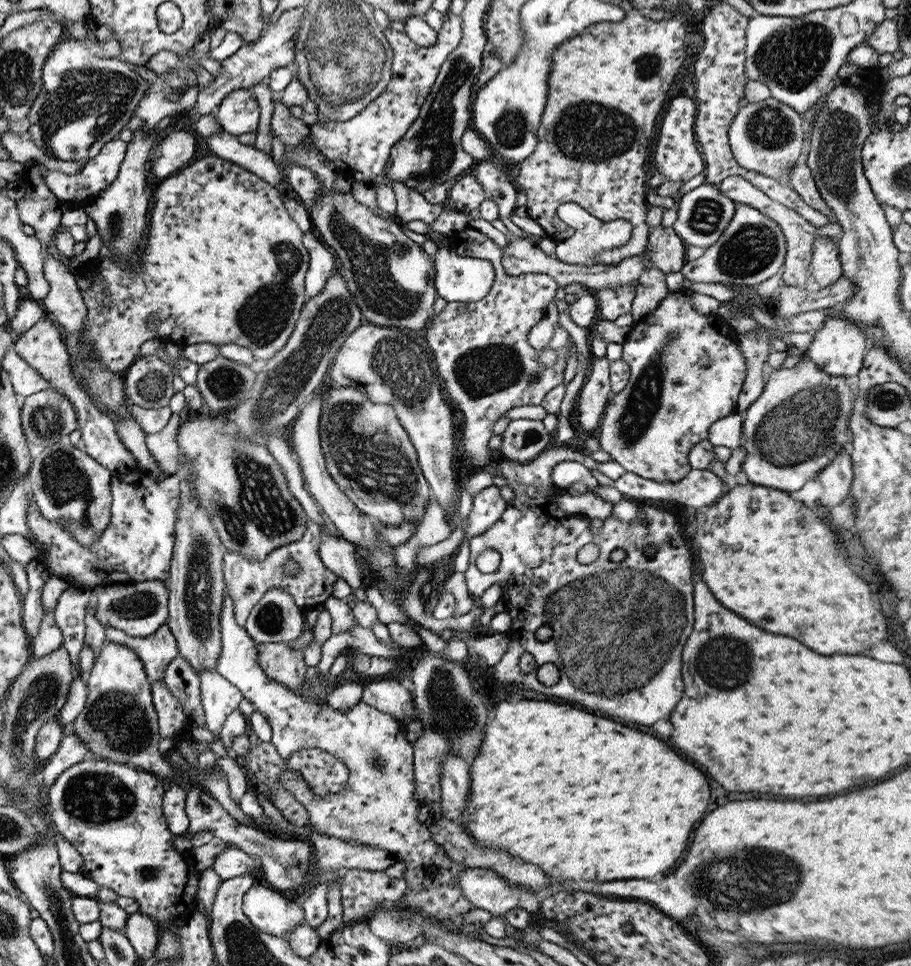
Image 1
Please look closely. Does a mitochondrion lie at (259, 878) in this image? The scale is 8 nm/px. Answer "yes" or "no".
no

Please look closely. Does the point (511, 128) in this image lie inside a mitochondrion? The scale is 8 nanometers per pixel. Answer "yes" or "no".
yes

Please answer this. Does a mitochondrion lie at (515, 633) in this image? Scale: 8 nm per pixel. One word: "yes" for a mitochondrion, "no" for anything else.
no

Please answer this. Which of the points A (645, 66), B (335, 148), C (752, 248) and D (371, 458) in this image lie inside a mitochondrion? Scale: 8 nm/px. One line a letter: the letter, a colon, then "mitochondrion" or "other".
A: mitochondrion
B: other
C: mitochondrion
D: mitochondrion

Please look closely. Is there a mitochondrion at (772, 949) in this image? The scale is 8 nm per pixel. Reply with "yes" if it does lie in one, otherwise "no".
no

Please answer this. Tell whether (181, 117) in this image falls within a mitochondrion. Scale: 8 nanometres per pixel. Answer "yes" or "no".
no

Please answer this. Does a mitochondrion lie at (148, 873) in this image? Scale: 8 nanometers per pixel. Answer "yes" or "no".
yes

